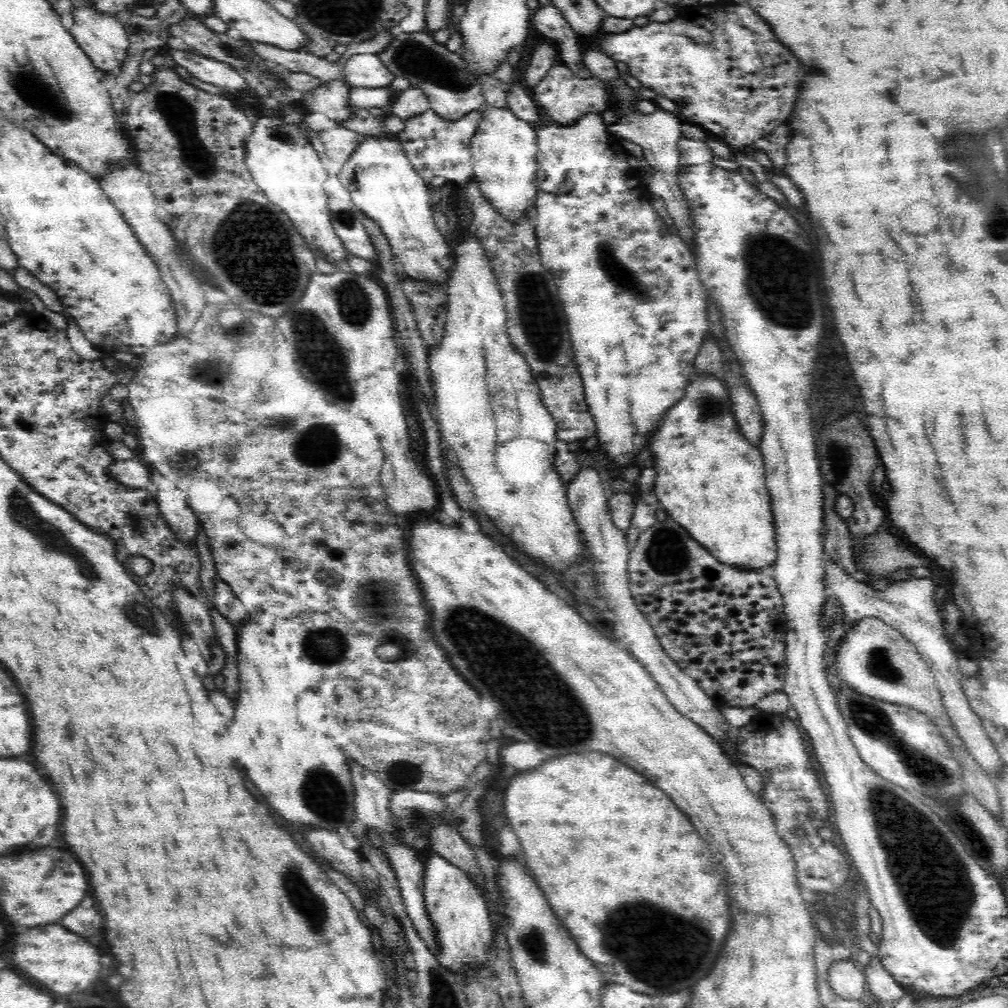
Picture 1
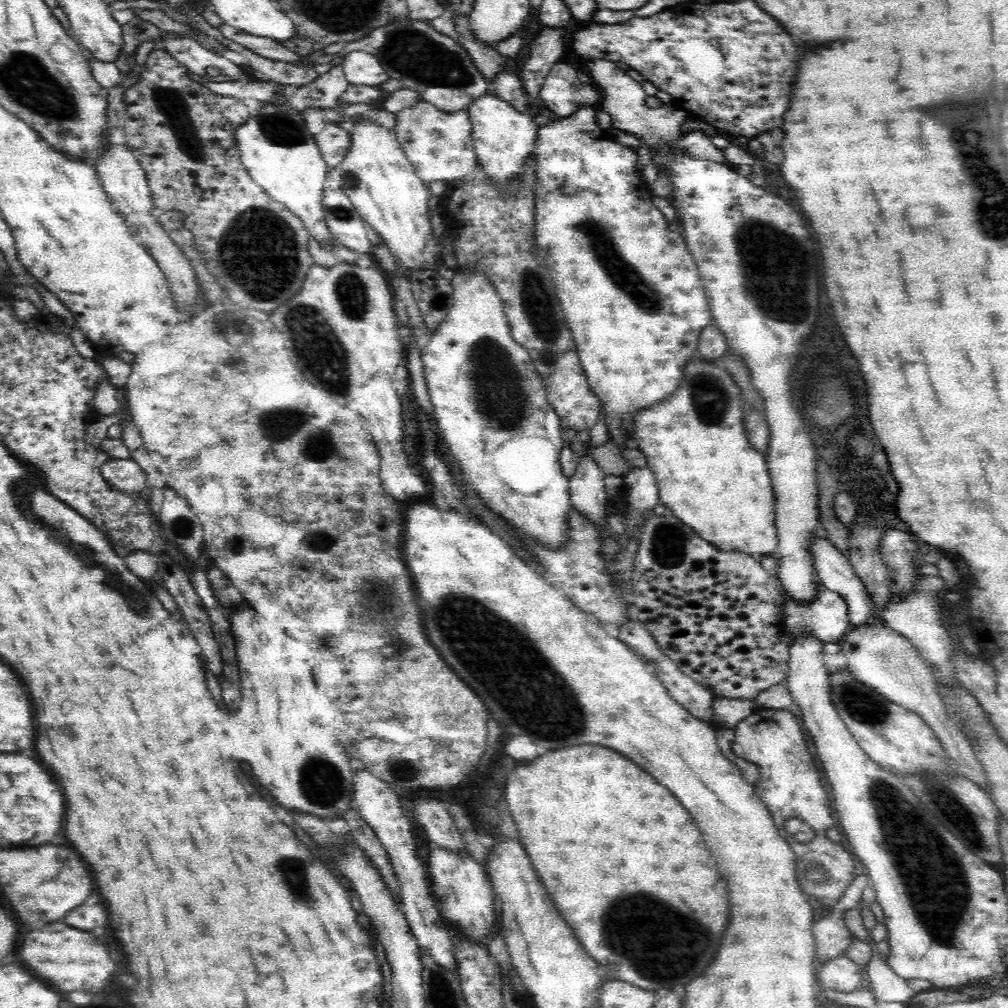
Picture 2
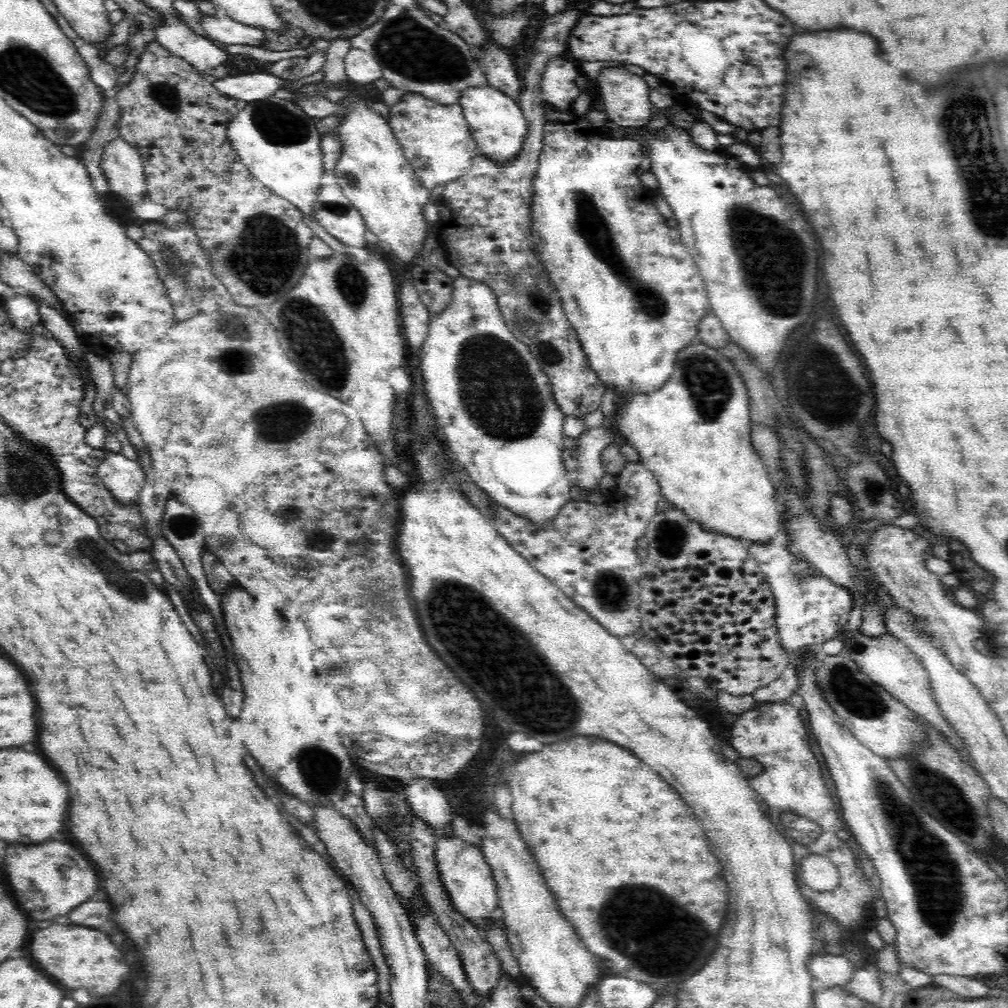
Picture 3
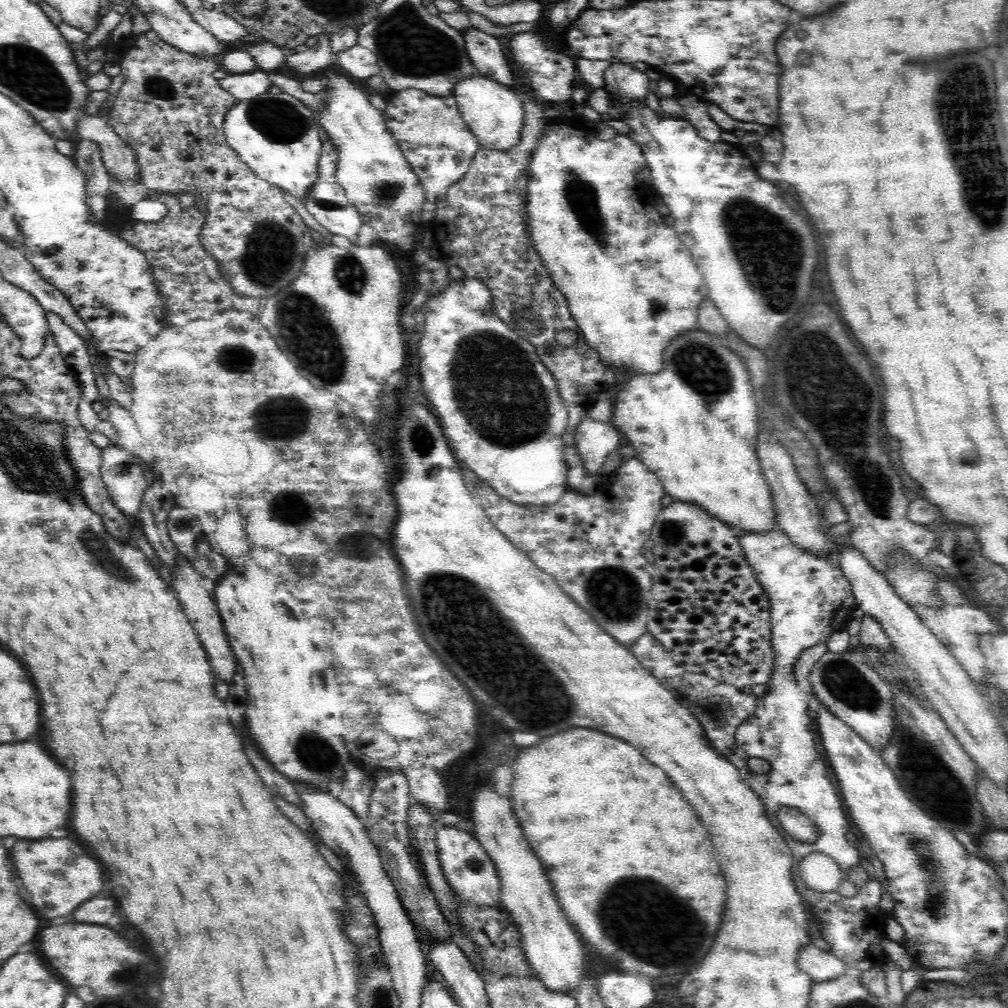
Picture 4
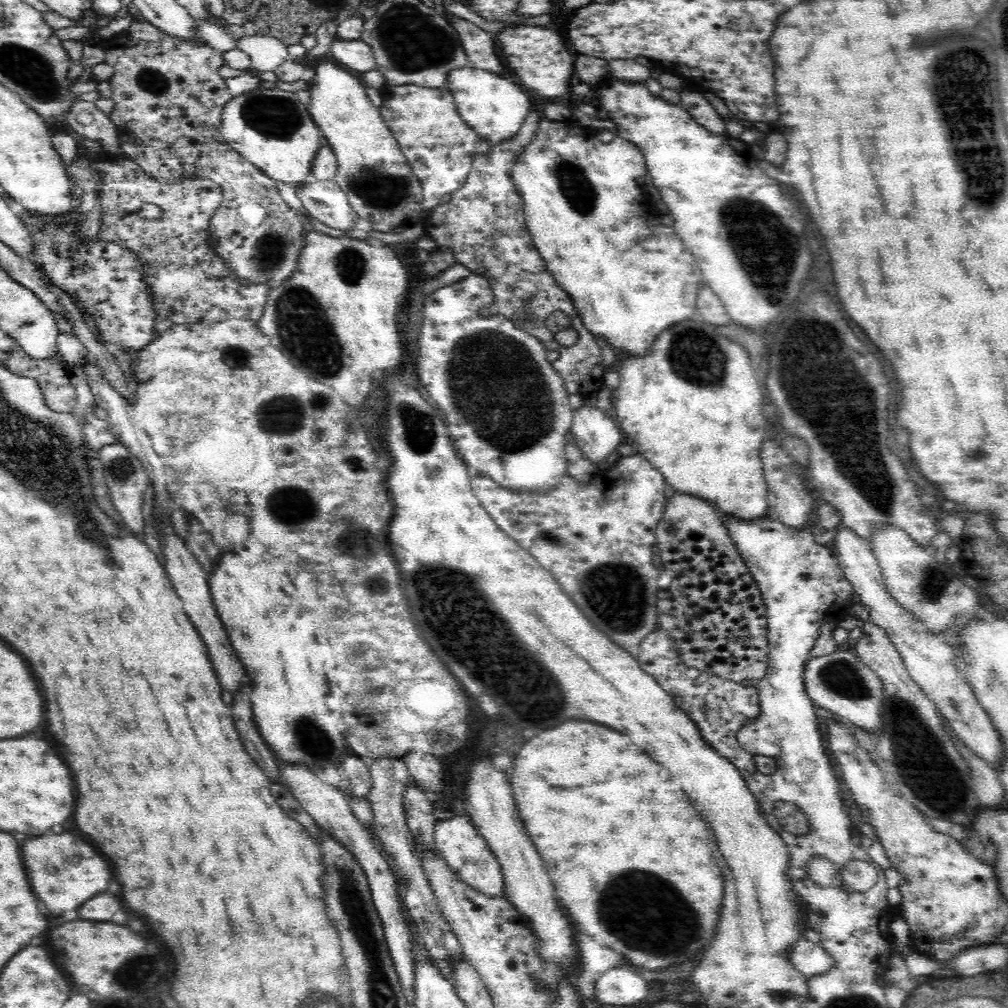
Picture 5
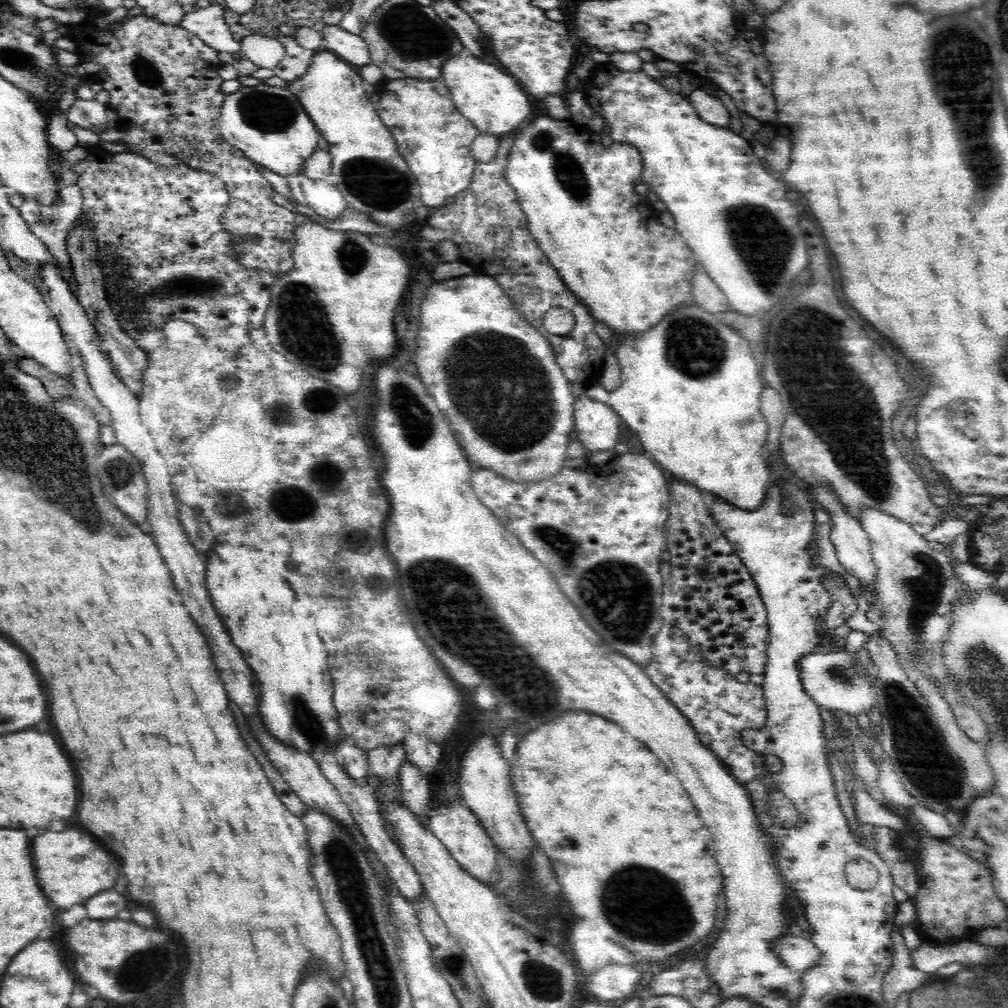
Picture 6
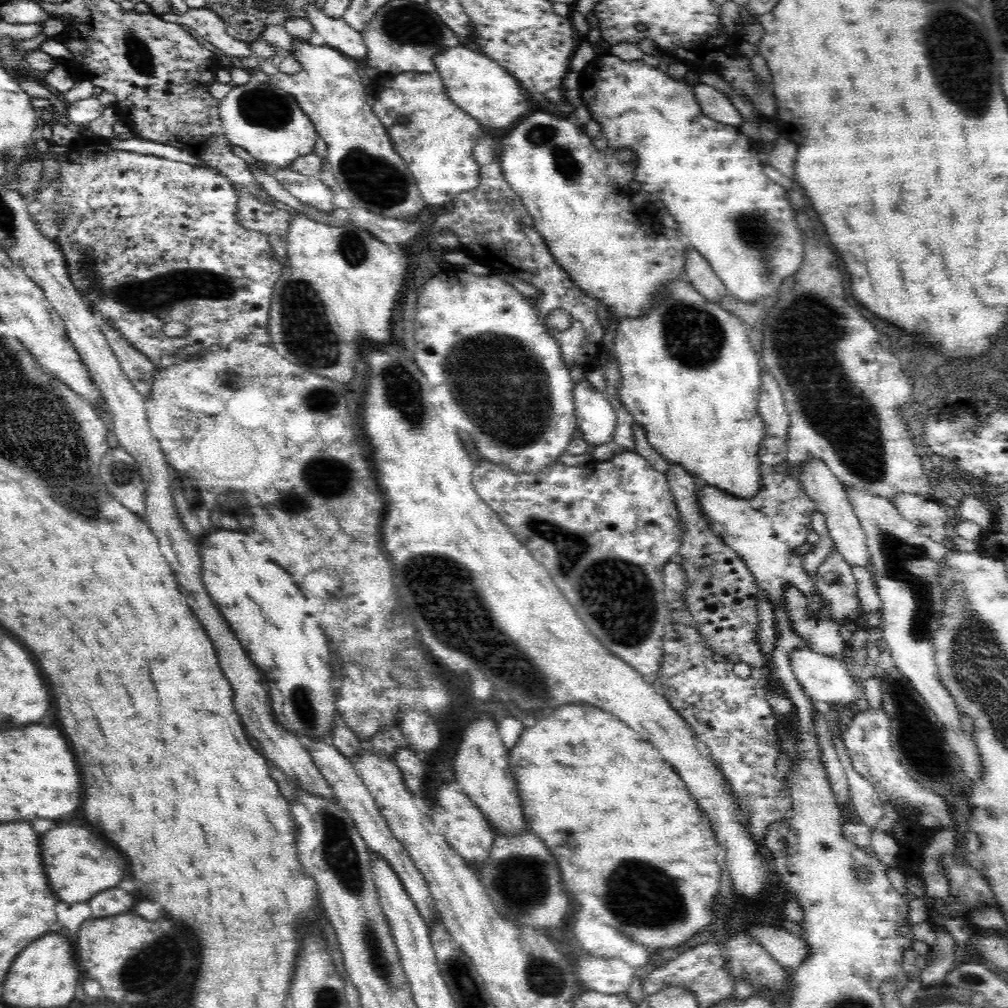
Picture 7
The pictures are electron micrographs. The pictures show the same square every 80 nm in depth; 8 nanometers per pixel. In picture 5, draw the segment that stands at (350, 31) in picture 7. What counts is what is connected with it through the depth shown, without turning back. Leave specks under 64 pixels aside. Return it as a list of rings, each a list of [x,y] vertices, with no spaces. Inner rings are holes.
[[[334,39],[330,45],[330,54],[334,61],[361,74],[377,68],[372,49],[362,39],[353,41]]]

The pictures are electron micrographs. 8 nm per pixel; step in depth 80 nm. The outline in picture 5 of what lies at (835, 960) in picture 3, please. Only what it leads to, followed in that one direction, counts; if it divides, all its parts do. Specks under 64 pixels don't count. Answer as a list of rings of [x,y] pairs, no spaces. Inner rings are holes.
[[[807,938],[794,941],[787,950],[792,966],[804,975],[811,977],[833,969],[835,960],[818,943]]]

